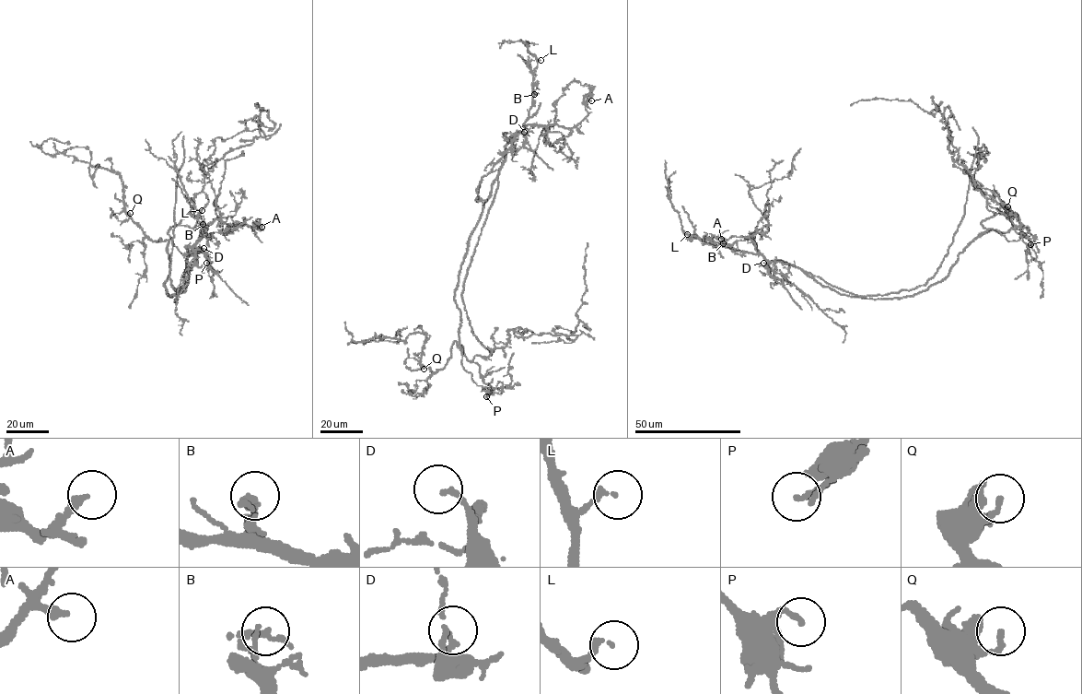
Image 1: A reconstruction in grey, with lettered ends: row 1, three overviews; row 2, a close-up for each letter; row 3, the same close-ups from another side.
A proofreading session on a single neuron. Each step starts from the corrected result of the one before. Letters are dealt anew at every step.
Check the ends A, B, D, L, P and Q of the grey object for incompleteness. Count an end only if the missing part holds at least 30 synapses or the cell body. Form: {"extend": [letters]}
{"extend": []}

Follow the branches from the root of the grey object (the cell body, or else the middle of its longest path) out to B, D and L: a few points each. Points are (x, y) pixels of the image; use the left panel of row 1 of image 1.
B: (169, 296), (179, 292), (183, 283), (189, 255), (186, 247), (193, 246), (202, 237), (203, 224)
D: (169, 296), (179, 292), (183, 283), (189, 255), (186, 247), (203, 248)
L: (169, 296), (179, 292), (183, 283), (189, 255), (186, 247), (193, 246), (203, 235), (197, 216), (202, 210)

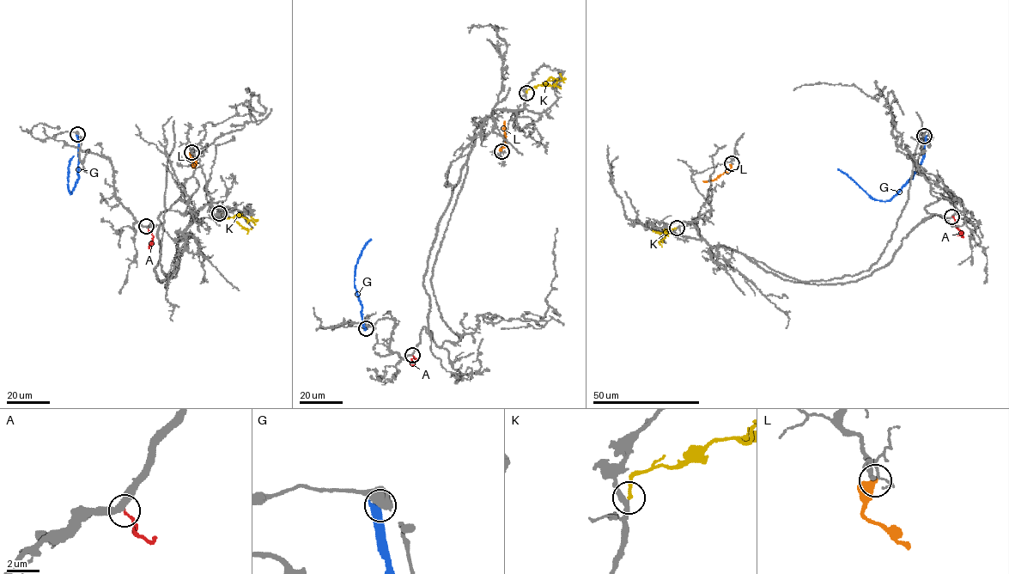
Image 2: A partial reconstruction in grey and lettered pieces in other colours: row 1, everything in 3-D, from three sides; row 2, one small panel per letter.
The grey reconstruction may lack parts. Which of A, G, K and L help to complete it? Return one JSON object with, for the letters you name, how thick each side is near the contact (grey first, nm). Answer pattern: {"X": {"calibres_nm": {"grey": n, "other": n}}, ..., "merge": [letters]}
{"K": {"calibres_nm": {"grey": 280, "other": 180}}, "merge": ["K"]}

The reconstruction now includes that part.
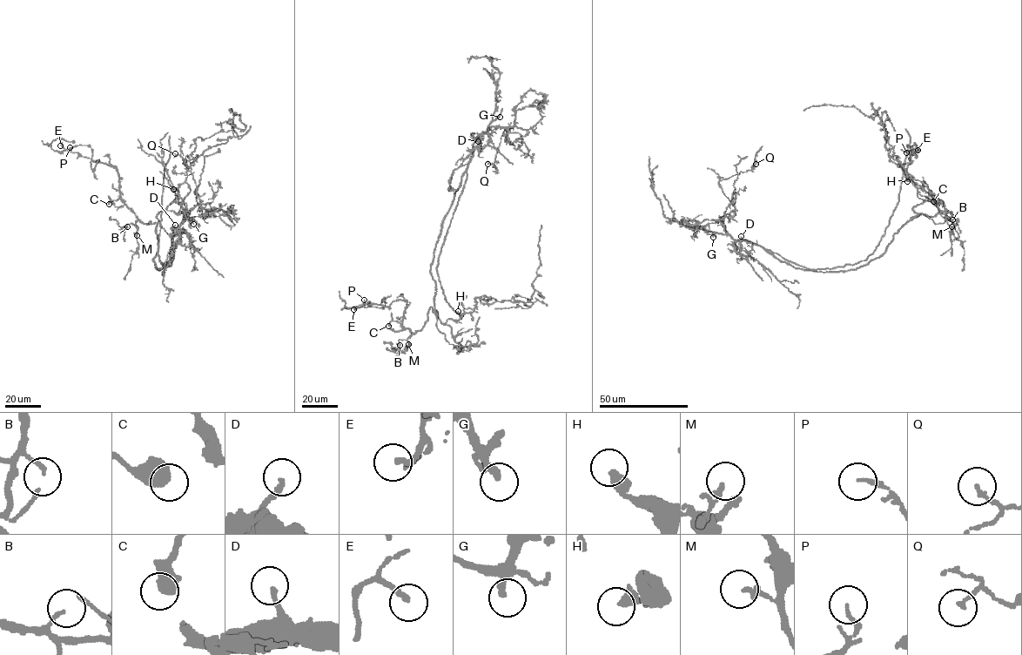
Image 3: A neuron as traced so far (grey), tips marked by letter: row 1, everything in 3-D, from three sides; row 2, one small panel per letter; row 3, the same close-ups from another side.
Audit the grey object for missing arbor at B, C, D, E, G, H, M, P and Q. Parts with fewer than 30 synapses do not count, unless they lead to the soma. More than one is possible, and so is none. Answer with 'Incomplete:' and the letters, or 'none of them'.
Incomplete: D, G

